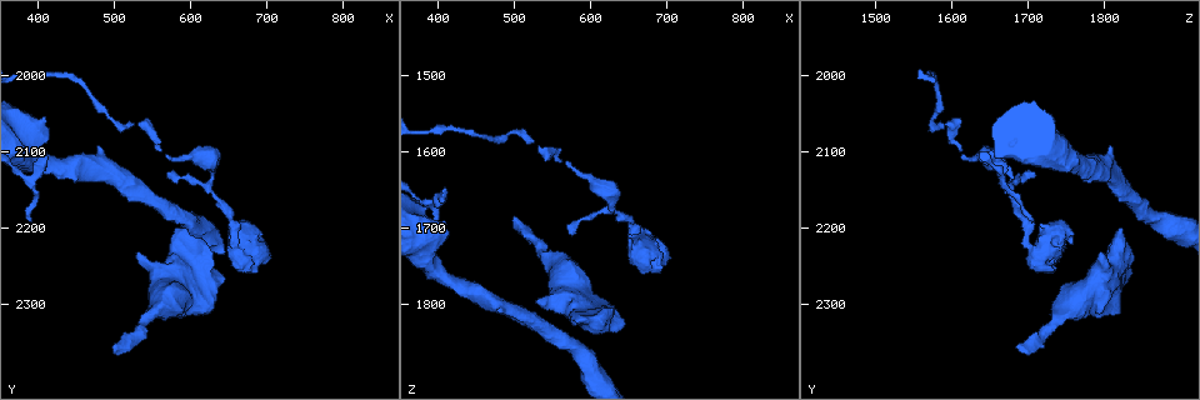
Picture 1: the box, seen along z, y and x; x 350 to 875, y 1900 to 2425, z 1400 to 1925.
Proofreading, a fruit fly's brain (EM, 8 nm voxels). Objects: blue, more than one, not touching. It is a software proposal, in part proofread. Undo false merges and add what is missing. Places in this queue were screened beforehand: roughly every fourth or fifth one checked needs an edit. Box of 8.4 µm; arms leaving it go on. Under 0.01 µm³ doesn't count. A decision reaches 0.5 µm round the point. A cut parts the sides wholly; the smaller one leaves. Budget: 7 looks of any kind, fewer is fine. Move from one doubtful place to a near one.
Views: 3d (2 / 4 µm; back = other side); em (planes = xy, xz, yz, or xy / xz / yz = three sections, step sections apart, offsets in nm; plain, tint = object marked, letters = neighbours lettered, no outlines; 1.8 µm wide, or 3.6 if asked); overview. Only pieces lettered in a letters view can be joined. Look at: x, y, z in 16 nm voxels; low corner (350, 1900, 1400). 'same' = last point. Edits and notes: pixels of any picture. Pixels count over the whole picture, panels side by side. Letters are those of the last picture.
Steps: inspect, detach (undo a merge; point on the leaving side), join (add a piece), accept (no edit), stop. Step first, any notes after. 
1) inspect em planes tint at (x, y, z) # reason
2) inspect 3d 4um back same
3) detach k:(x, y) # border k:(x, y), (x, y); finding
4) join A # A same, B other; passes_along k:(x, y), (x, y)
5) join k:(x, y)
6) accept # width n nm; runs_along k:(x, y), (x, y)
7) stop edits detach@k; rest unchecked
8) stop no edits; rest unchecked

inspect 3d 4um at (530, 2230, 1795) # free end

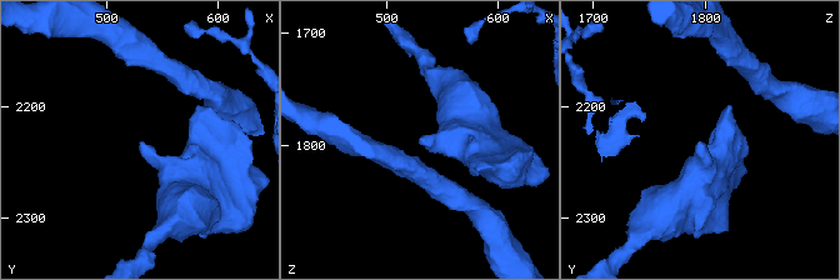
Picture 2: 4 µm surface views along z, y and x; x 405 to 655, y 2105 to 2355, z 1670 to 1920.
inspect em planes letters at (534, 2230, 1796)

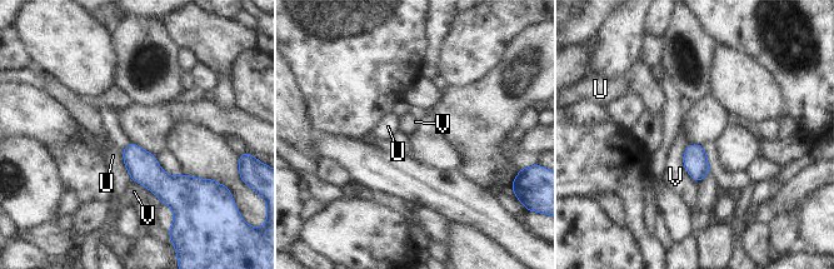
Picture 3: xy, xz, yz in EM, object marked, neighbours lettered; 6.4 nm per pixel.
accept # longest_contact V 260 nm; U other, V other; none of them fits

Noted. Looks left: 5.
inspect em xz step 16 tint at (500, 2360, 1690) # branch stops here

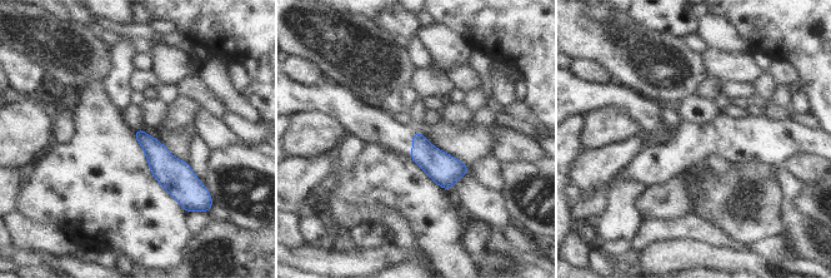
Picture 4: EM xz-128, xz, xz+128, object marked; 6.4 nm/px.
inspect em xz step 16 letters same

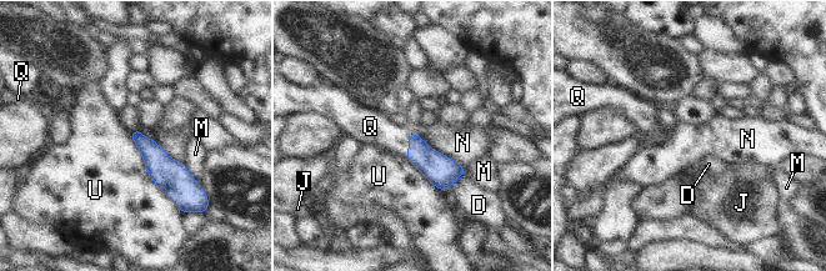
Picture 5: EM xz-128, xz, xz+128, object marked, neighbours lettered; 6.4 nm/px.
join Q # D other, J other, M other, N other, Q same, U other; passes_along 5:(439, 169), (409, 144), (374, 128); the cell continues

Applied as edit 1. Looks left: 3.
inspect overview

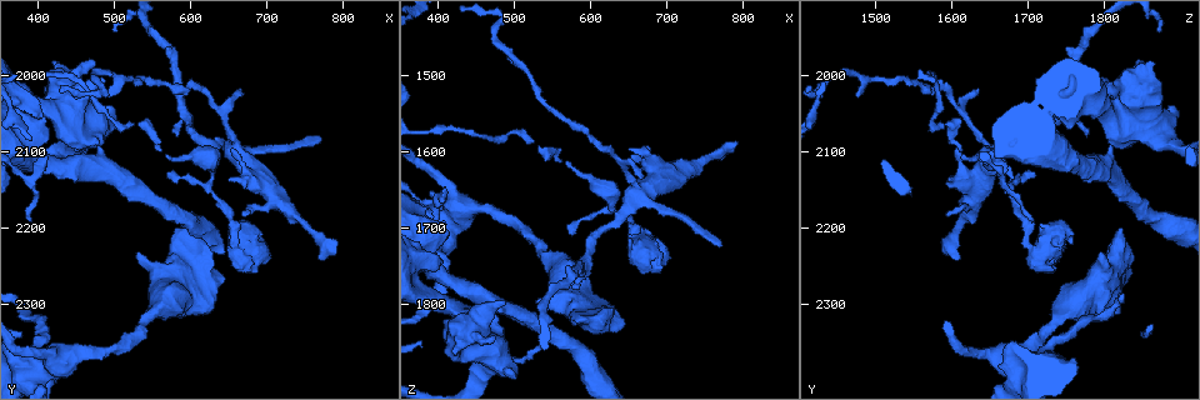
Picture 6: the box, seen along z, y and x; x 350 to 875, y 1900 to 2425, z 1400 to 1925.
inspect em planes tint at (730, 2175, 1625) # sudden change in width

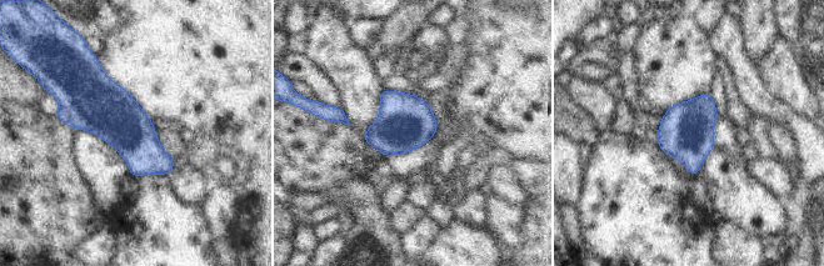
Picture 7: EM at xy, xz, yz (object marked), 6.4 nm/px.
inspect em planes letters same

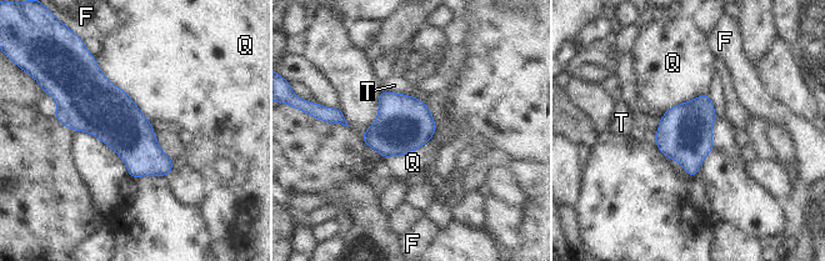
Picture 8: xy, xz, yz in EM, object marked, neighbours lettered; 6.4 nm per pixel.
accept # width 340 nm; F other, Q other, T other; border 8:(93, 55), (101, 73), (149, 120); one cell here

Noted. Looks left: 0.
stop edits join@5; rest unchecked

